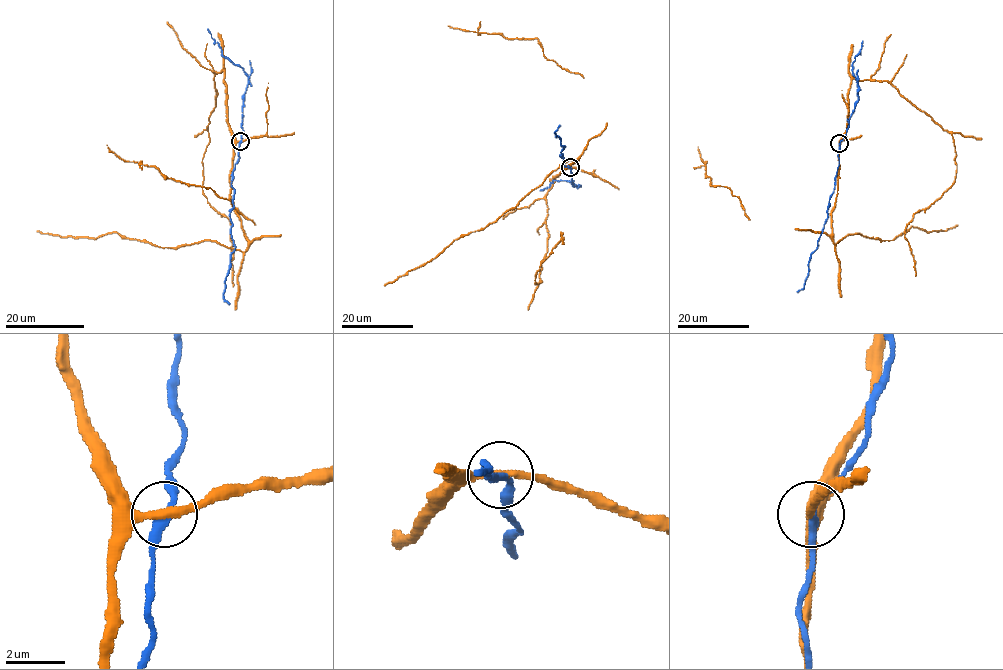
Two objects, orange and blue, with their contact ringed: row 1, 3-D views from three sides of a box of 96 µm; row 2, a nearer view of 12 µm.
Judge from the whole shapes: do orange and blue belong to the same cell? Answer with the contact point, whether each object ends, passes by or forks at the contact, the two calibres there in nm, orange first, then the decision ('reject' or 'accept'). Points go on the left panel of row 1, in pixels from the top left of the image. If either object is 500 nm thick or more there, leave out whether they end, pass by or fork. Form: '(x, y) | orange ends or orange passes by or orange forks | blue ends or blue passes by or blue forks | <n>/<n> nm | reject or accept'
(240, 141) | orange passes by | blue passes by | 240/260 nm | reject

